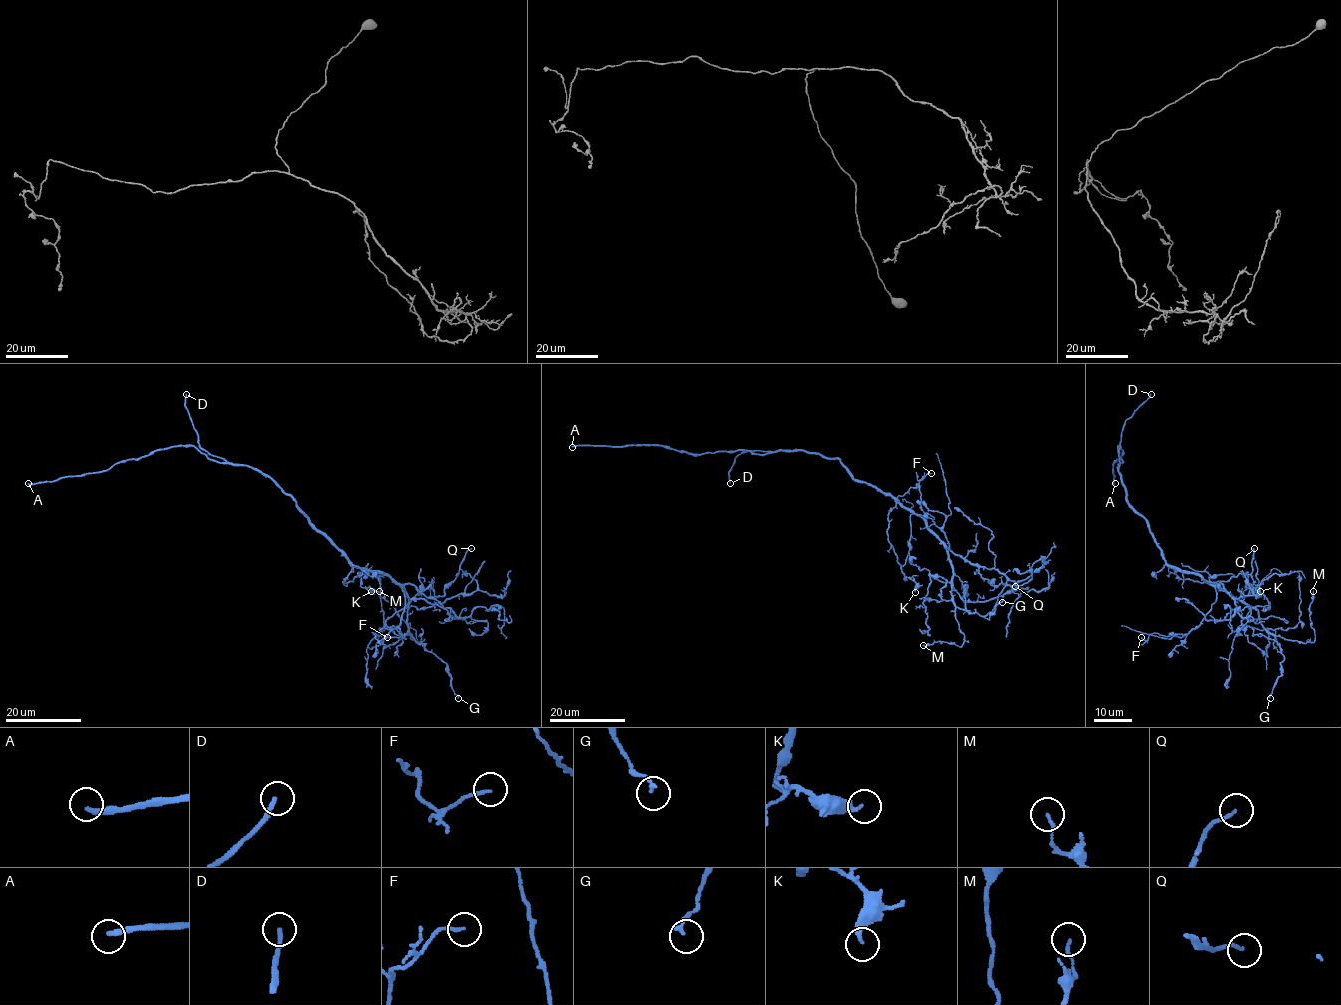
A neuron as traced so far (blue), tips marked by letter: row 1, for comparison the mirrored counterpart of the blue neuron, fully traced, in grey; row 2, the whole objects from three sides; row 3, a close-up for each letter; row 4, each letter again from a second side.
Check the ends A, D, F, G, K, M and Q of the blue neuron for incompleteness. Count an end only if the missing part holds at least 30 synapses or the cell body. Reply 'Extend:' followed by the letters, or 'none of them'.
Extend: A, D

